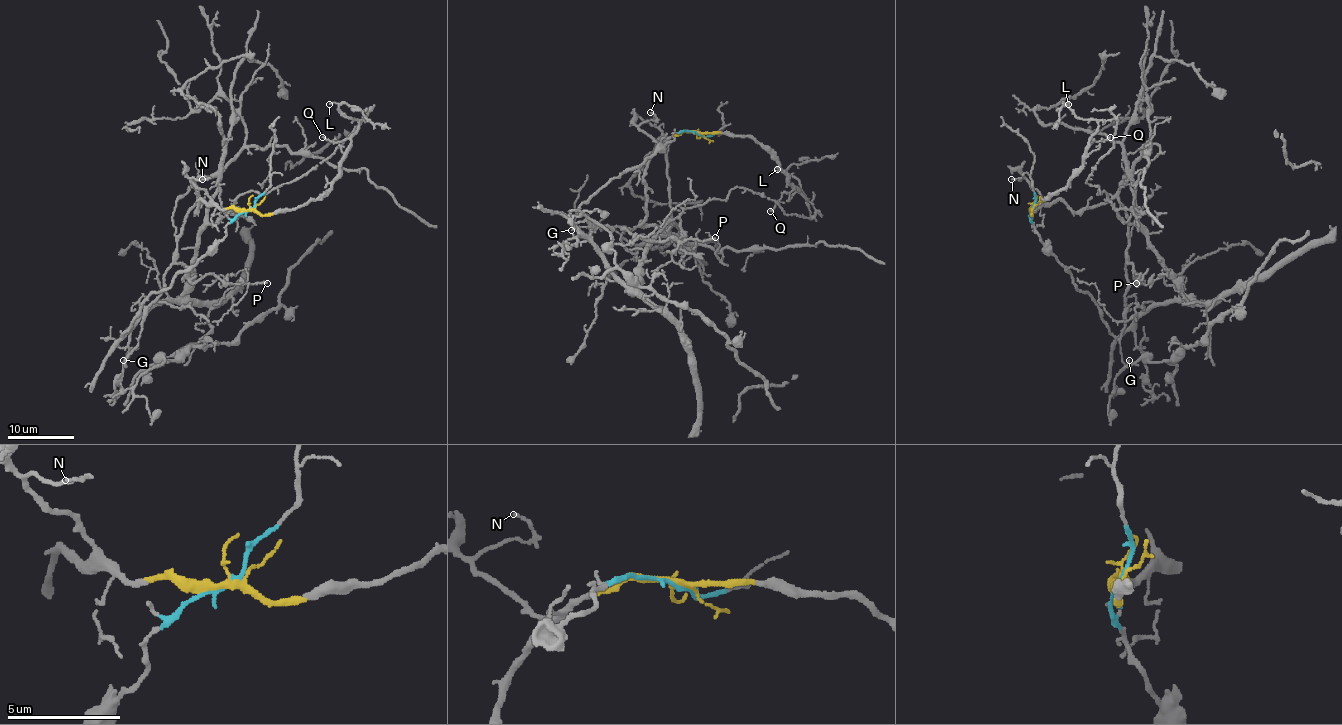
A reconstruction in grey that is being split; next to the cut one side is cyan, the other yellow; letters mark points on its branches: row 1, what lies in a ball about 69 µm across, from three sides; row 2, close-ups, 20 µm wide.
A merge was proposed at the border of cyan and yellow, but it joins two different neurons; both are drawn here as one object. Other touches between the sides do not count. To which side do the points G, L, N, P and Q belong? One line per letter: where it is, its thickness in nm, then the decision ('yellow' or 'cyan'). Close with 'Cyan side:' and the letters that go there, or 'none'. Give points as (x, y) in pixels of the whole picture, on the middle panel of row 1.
G: (571, 230) | 90 nm | yellow
L: (777, 169) | 80 nm | yellow
N: (650, 112) | 130 nm | yellow
P: (715, 237) | 160 nm | yellow
Q: (770, 211) | 150 nm | yellow
Cyan side: none

